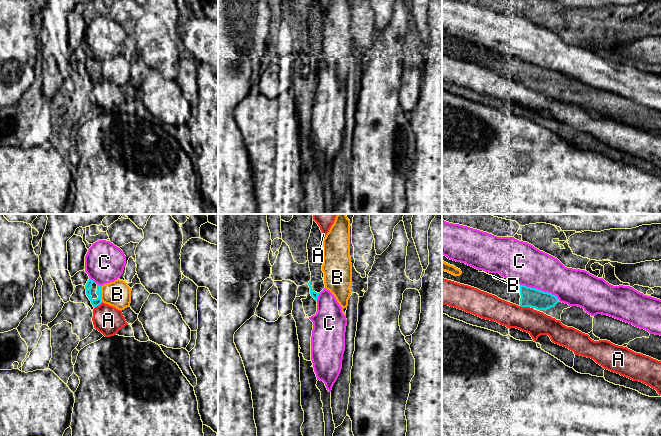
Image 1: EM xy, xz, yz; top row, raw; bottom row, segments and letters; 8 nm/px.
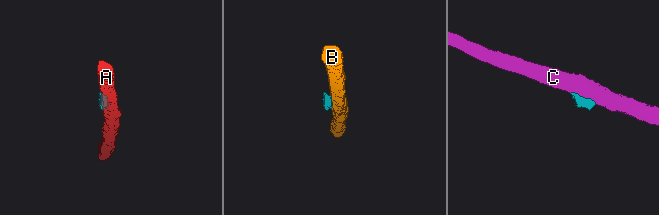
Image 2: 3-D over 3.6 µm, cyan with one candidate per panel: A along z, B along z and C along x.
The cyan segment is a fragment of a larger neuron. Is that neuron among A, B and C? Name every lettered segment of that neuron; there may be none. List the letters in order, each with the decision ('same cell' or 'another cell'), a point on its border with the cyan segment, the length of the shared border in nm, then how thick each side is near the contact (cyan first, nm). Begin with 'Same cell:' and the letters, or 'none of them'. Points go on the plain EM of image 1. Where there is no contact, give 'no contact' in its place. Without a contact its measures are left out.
Same cell: none of them
A: another cell | yz (525, 82) | 80 nm | 160/200 nm
B: another cell | xy (100, 70) | 130 nm | 60/200 nm
C: another cell | yz (540, 66) | 340 nm | 160/320 nm

